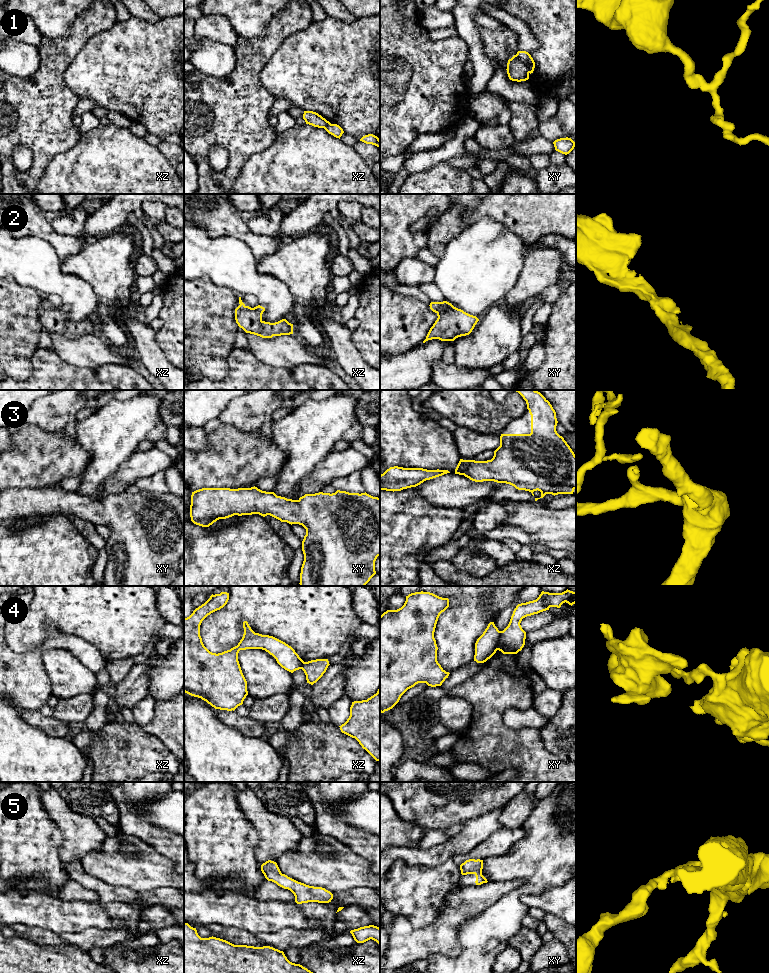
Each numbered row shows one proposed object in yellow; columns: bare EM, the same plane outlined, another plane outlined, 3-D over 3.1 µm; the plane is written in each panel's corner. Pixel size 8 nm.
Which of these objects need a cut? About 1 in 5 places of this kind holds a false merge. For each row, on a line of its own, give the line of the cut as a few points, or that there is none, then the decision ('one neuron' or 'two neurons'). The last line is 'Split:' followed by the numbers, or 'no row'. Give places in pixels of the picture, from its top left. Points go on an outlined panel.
1: xy (516, 54), (527, 66), (529, 72) | two neurons
2: no cut | one neuron
3: no cut | one neuron
4: xy (501, 631), (497, 649) | two neurons
5: no cut | one neuron
Split: 1, 4

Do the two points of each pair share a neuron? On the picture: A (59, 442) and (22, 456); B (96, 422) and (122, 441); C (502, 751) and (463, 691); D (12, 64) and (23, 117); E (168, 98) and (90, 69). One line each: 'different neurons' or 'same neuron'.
A: same neuron
B: same neuron
C: same neuron
D: different neurons
E: same neuron

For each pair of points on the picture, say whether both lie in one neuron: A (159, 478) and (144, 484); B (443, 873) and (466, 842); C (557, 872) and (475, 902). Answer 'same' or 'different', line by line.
A: same
B: different
C: different

